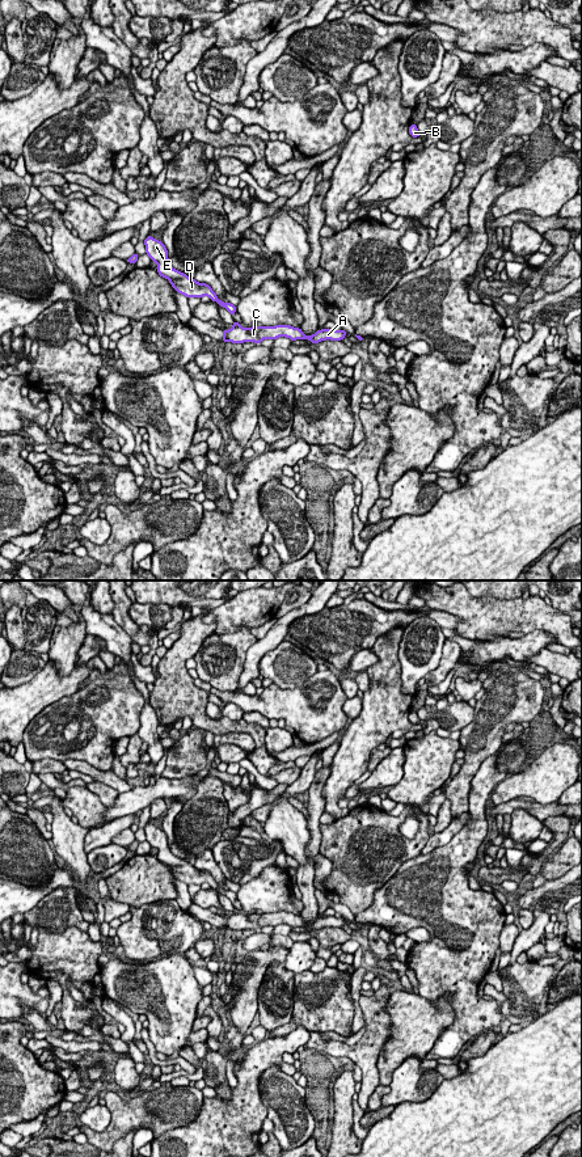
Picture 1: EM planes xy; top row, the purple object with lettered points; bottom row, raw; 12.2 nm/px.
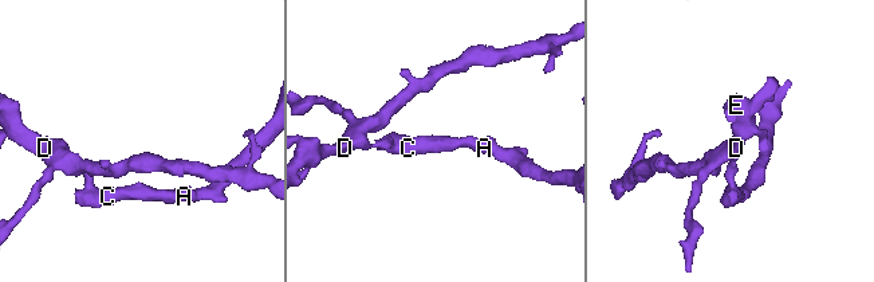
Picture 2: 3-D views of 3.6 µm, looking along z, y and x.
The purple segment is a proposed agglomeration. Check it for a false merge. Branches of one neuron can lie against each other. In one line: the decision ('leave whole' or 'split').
split

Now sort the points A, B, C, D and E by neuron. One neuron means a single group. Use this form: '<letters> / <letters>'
A C / B D E

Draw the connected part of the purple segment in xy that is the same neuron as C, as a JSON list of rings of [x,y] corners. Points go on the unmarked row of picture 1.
[[[275,912],[275,913],[232,913],[229,917],[223,917],[223,929],[244,930],[254,929],[261,930],[263,926],[277,926],[279,924],[290,925],[291,928],[296,926],[308,926],[312,930],[319,930],[321,928],[341,928],[347,920],[345,917],[336,916],[321,916],[317,917],[313,922],[305,922],[300,915],[294,915],[290,912]]]

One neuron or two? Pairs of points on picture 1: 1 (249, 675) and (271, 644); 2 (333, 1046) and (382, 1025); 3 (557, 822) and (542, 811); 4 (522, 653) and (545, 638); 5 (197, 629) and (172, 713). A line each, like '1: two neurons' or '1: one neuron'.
1: one neuron
2: one neuron
3: two neurons
4: one neuron
5: one neuron

